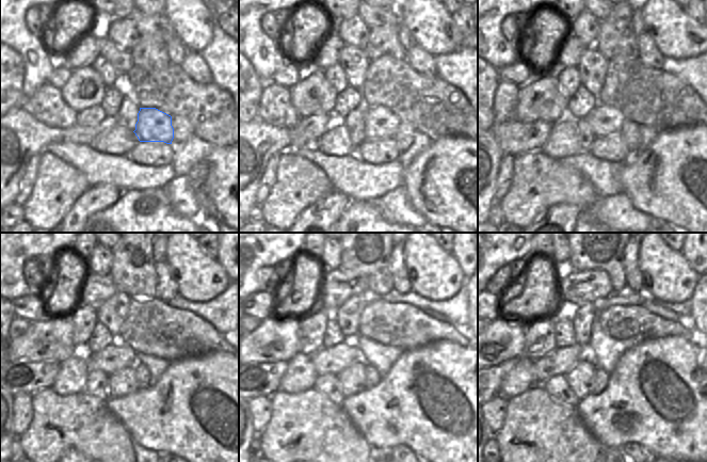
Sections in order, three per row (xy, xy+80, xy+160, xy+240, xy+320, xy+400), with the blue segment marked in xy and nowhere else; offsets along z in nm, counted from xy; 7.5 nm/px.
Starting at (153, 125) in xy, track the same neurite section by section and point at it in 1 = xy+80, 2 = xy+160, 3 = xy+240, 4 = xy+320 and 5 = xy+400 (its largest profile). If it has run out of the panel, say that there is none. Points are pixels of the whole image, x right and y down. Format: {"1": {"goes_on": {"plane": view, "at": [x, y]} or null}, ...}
{"1": {"goes_on": {"plane": "xy+80", "at": [381, 124]}}, "2": {"goes_on": {"plane": "xy+160", "at": [605, 121]}}, "3": {"goes_on": {"plane": "xy+240", "at": [117, 355]}}, "4": {"goes_on": {"plane": "xy+320", "at": [332, 361]}}, "5": {"goes_on": {"plane": "xy+400", "at": [561, 361]}}}

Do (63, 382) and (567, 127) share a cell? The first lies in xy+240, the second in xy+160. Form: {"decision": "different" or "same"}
{"decision": "same"}

